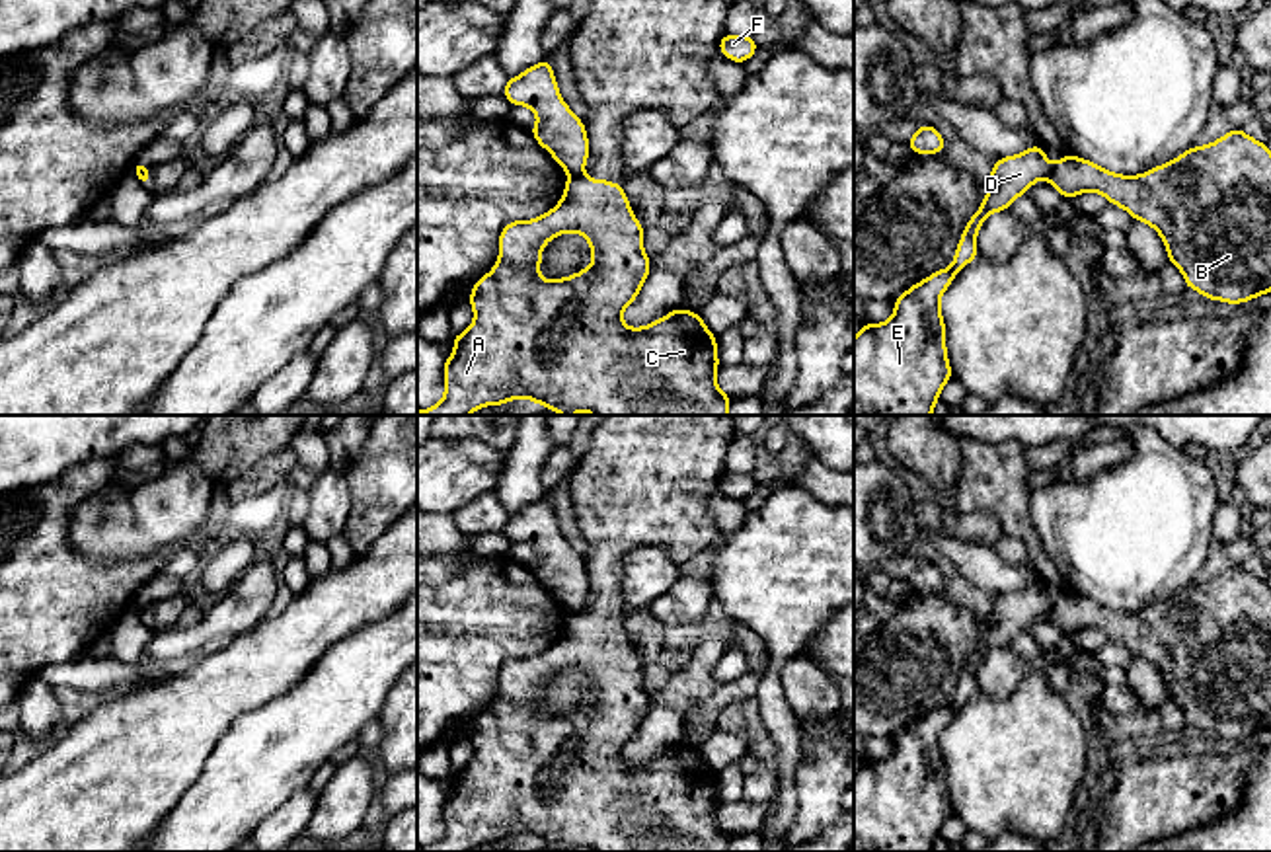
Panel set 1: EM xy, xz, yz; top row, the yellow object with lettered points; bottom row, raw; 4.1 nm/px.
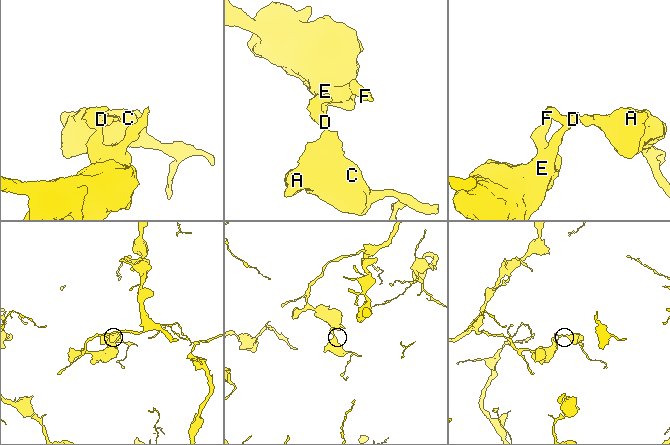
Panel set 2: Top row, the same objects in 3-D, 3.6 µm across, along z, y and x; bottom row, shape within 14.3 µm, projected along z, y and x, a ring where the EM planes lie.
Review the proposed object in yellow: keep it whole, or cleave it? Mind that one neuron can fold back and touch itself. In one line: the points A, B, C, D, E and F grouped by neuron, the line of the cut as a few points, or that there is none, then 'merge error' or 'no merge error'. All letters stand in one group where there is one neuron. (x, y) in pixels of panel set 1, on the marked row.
A B C / D E F; cut in xz along (581, 170), (570, 178); merge error

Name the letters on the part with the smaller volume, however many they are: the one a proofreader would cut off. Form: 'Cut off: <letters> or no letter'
Cut off: A, B, C

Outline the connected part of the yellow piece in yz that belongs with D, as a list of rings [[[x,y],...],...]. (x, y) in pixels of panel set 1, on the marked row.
[[[1039,144],[998,158],[986,179],[988,193],[969,218],[953,263],[899,294],[891,320],[862,326],[854,337],[854,415],[932,415],[942,388],[953,378],[940,298],[979,255],[977,232],[984,218],[1008,211],[1049,170]]]

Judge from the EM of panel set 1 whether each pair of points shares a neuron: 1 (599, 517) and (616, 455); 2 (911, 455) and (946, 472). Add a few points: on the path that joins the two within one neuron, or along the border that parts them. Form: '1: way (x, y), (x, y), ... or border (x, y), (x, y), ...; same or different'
1: way (615, 502), (616, 470); same
2: way (919, 455), (928, 455), (938, 464); same

